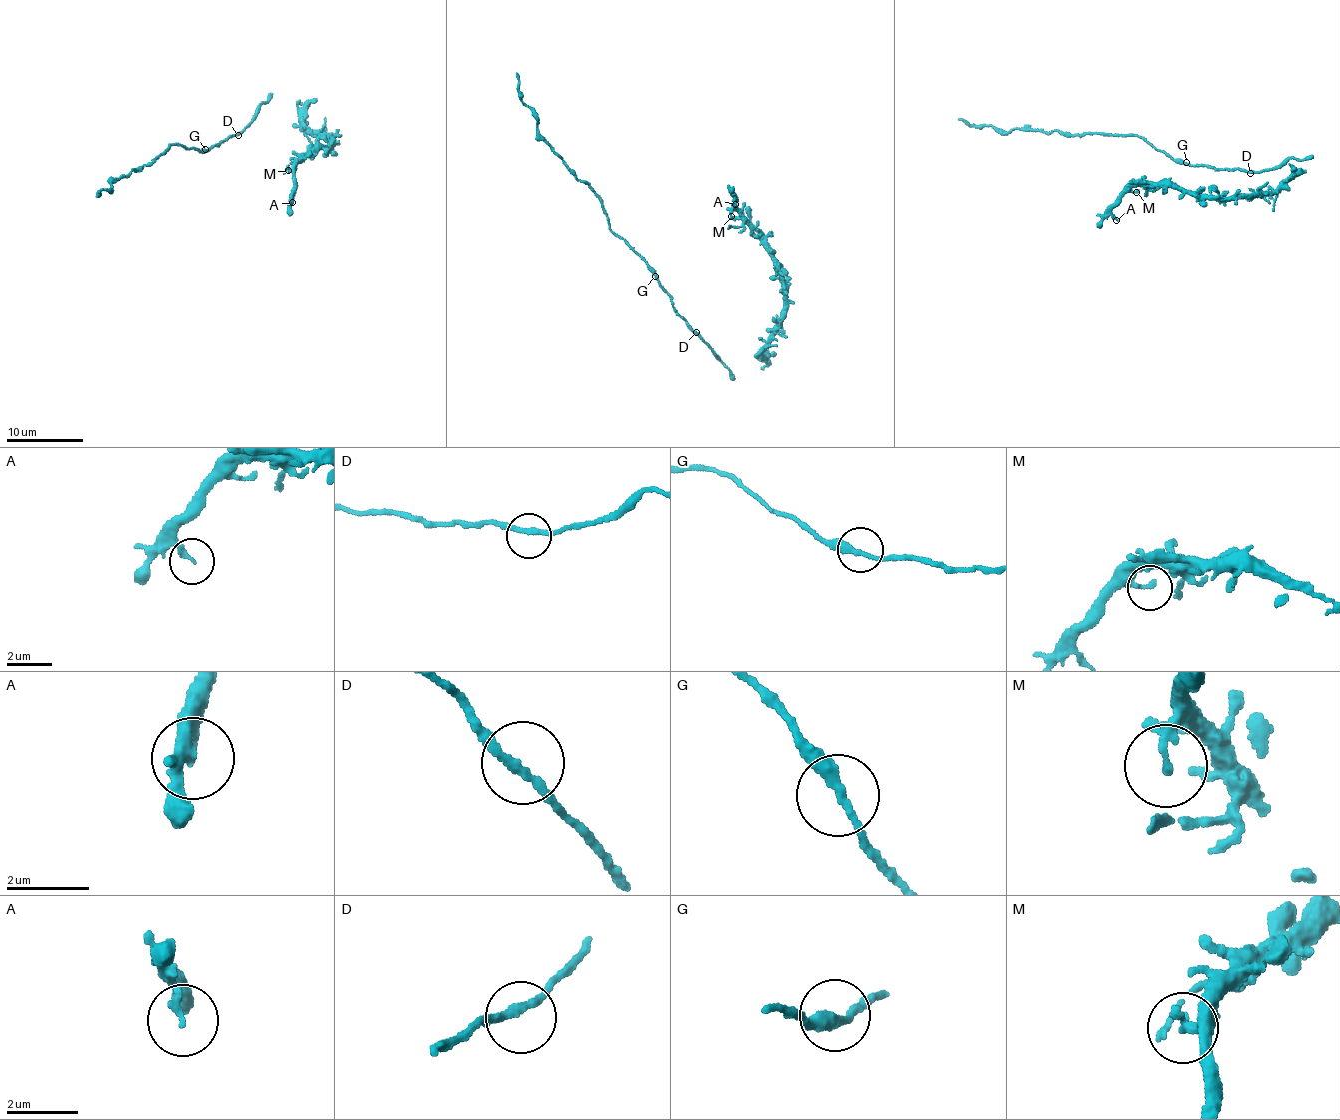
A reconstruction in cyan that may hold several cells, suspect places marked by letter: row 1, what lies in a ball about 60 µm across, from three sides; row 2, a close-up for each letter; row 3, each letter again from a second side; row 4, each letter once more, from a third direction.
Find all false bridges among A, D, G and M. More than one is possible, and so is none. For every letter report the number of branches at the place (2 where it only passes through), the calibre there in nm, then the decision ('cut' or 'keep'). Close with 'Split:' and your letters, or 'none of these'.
A: 1 branches meet; 200 nm thick; keep
D: 2 branches meet; 200 nm thick; keep
G: 2 branches meet; 280 nm thick; keep
M: 2 branches meet; 170 nm thick; keep
Split: none of these

